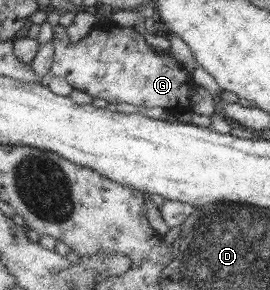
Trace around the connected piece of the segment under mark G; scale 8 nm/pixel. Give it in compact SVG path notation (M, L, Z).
M108 21L98 23L83 40L74 44L67 40L67 30L63 26L55 25L52 30L53 54L49 73L63 78L71 88L85 91L92 99L102 98L109 107L126 102L141 108L189 108L187 94L196 85L173 60L166 44L161 52L157 52L147 46L141 30L117 28Z

